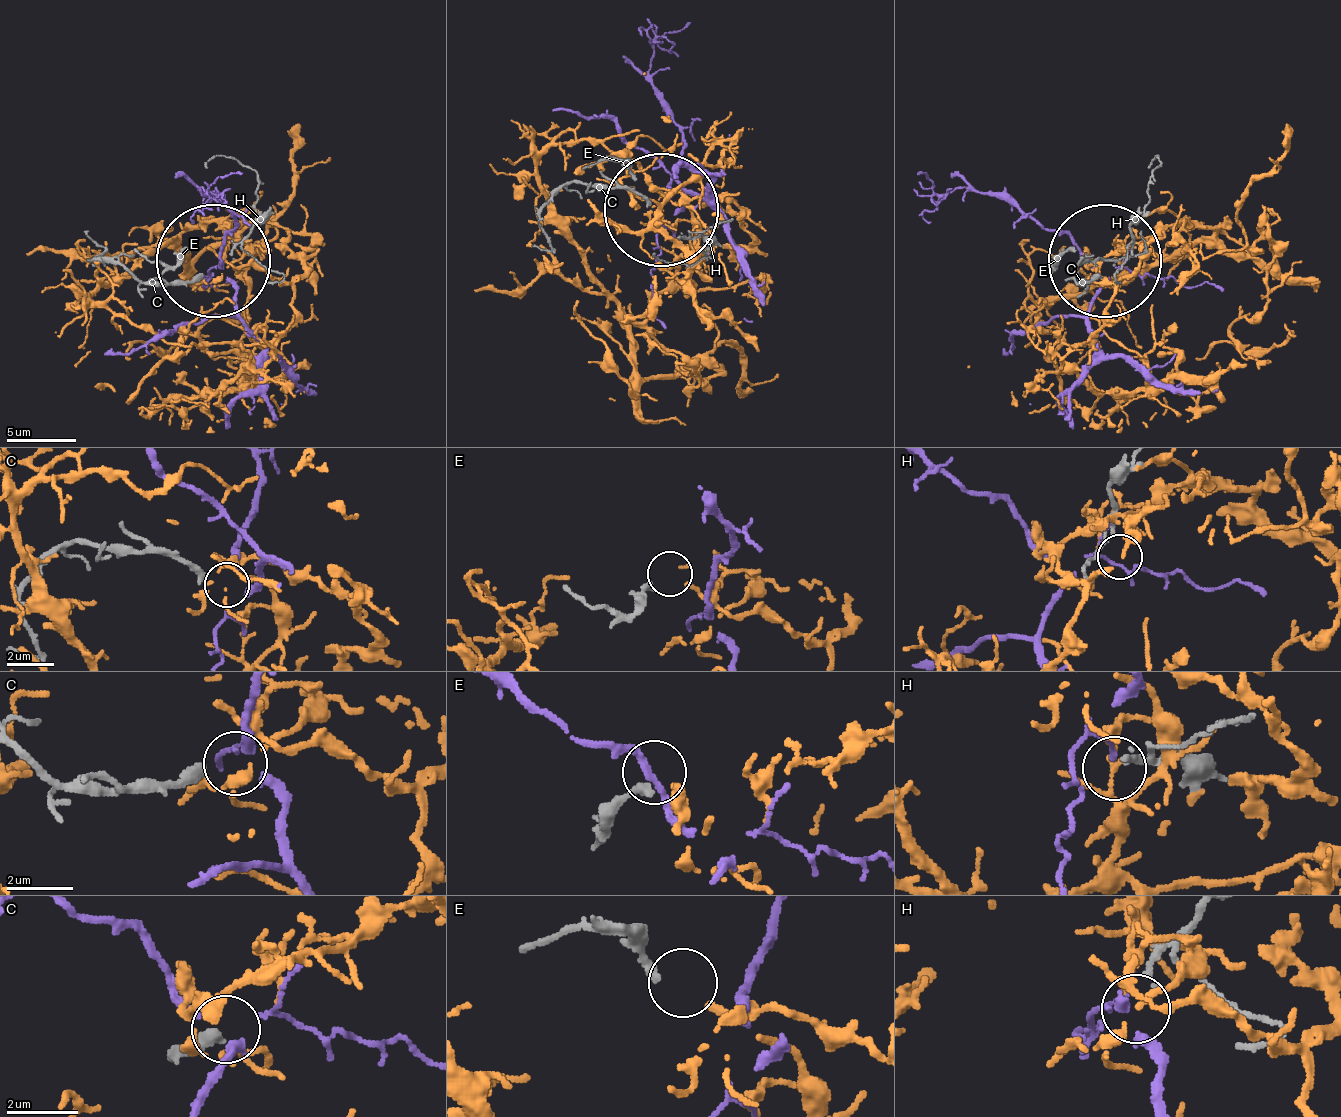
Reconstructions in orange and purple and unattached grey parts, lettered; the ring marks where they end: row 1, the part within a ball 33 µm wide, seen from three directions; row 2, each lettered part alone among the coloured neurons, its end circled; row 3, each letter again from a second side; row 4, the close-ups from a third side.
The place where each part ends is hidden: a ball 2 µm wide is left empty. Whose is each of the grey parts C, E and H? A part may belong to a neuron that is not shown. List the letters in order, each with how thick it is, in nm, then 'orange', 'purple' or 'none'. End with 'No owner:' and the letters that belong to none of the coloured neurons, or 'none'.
C: calibre 360 nm; purple
E: calibre 240 nm; orange
H: calibre 200 nm; none
No owner: H

